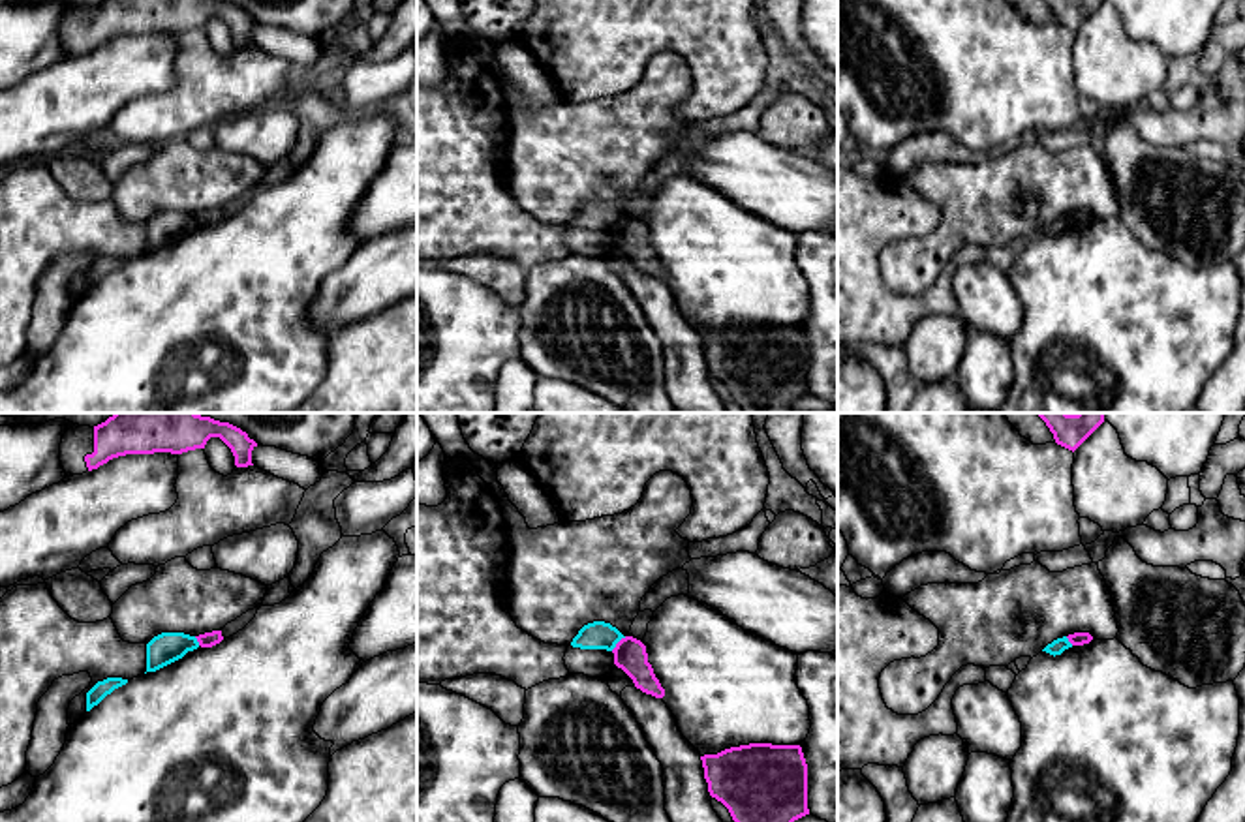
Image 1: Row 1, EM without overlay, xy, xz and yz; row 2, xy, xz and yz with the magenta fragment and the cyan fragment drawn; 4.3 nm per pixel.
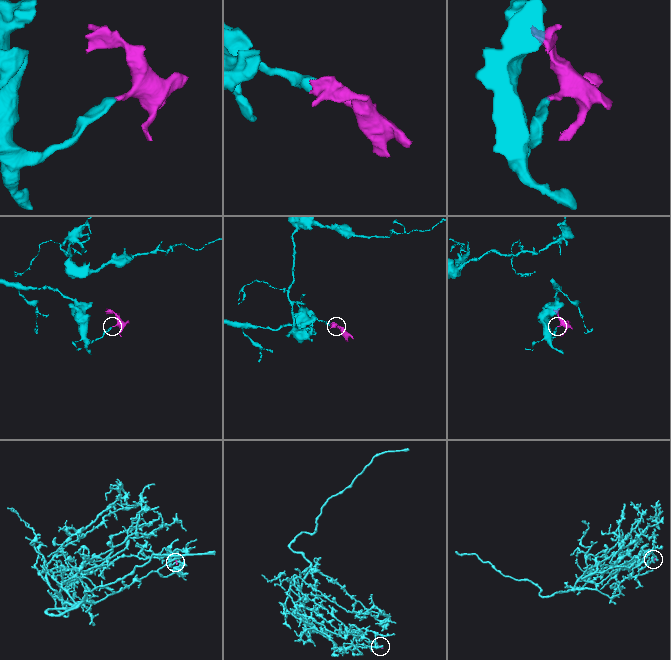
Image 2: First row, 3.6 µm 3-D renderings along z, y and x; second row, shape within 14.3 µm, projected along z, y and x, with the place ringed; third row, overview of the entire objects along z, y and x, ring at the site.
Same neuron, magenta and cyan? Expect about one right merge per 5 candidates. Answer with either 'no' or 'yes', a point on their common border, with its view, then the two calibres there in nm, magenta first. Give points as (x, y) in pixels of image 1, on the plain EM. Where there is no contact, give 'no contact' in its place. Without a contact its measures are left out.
no | xz (618, 222) | 140/120 nm

